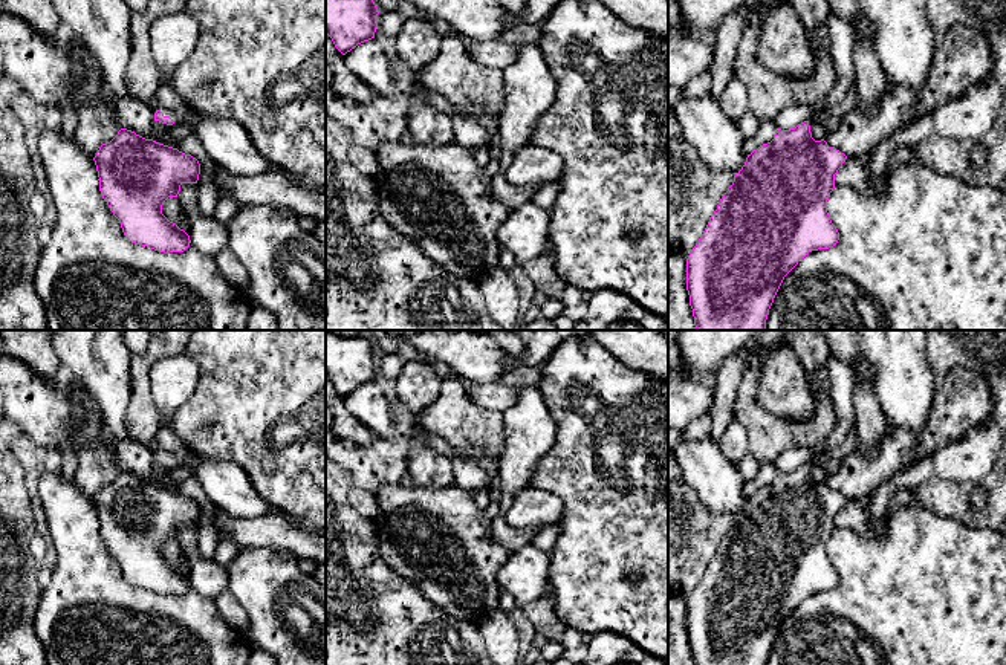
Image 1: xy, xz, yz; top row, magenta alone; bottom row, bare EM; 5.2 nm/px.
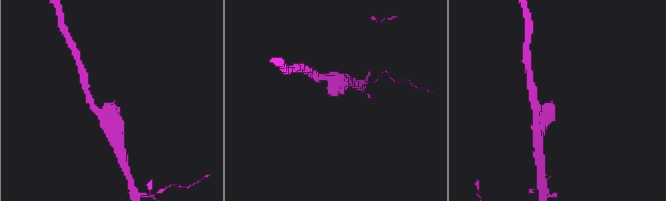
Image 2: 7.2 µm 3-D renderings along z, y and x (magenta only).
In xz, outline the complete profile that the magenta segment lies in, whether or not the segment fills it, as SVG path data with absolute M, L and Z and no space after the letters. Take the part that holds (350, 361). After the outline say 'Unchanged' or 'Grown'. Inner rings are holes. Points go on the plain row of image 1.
M326 330L326 376L342 397L375 381L378 356L373 341L364 333L339 336Z. Unchanged

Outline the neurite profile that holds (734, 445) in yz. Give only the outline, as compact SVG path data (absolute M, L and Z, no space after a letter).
M735 417L729 420L722 436L720 449L734 465L749 454L748 431Z

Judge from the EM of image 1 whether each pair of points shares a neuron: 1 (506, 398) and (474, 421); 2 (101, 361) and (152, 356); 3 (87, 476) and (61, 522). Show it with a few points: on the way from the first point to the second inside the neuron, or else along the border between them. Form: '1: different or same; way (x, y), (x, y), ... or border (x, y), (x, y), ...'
1: different; border (467, 392), (479, 405), (497, 410), (502, 415)
2: different; border (133, 355), (130, 395)
3: different; border (72, 480), (92, 502)

